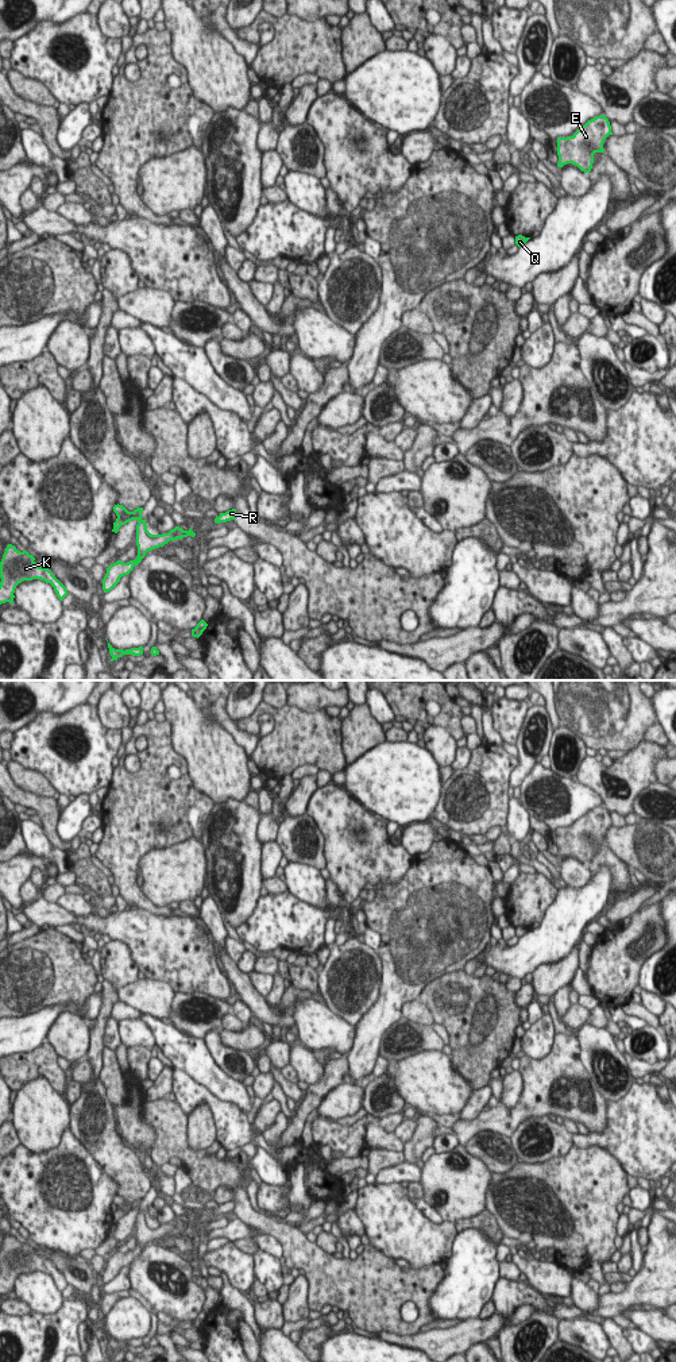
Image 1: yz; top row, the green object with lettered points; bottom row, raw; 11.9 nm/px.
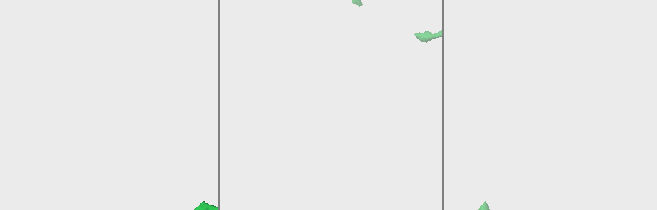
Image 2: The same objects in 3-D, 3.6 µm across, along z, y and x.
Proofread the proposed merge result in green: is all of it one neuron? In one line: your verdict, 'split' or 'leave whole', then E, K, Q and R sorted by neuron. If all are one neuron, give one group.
leave whole; groups E K Q R

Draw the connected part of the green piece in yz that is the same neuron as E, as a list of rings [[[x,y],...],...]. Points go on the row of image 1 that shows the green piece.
[[[604,115],[588,120],[572,136],[557,138],[559,167],[567,163],[590,173],[595,153],[604,153],[604,139],[613,135],[609,119]]]

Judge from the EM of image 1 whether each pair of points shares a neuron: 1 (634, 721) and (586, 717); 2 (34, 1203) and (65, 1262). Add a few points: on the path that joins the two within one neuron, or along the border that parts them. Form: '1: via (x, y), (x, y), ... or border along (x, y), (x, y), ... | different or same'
1: via (622, 717), (598, 717) | same
2: border along (49, 1249), (57, 1249), (74, 1257) | different

